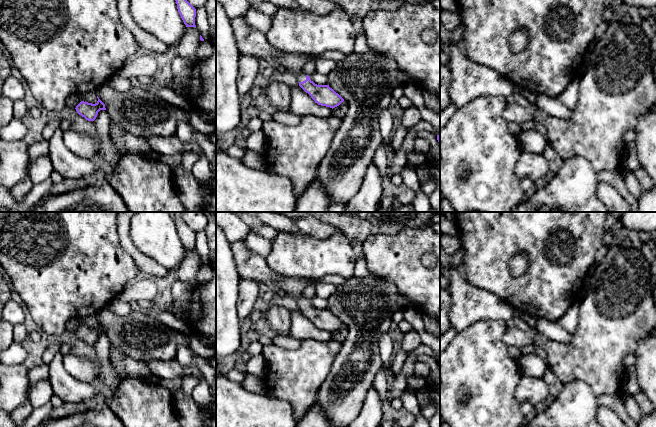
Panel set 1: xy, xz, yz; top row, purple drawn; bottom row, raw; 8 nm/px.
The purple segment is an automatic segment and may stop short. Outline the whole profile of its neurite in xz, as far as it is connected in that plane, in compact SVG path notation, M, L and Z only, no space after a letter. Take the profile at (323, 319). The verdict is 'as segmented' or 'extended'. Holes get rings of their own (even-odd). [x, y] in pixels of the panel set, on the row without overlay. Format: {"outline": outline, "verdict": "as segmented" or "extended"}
{"outline": "M244 240L230 242L230 246L241 279L256 280L260 285L267 284L270 289L278 285L286 295L297 300L299 310L318 329L333 333L344 325L329 309L317 309L303 296L304 289L315 284L315 280L286 277L273 272L268 267L266 258L251 252Z", "verdict": "extended"}

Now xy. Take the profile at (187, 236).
{"outline": "M176 212L174 219L178 236L186 251L196 251L196 233L183 221L181 212Z", "verdict": "as segmented"}

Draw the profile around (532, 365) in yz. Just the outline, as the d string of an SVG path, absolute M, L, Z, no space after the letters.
M536 353L521 355L517 360L520 373L525 376L543 378L548 365Z

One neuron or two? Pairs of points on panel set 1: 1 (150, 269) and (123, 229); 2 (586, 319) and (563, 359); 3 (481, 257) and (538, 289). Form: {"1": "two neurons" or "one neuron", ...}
{"1": "one neuron", "2": "one neuron", "3": "one neuron"}

